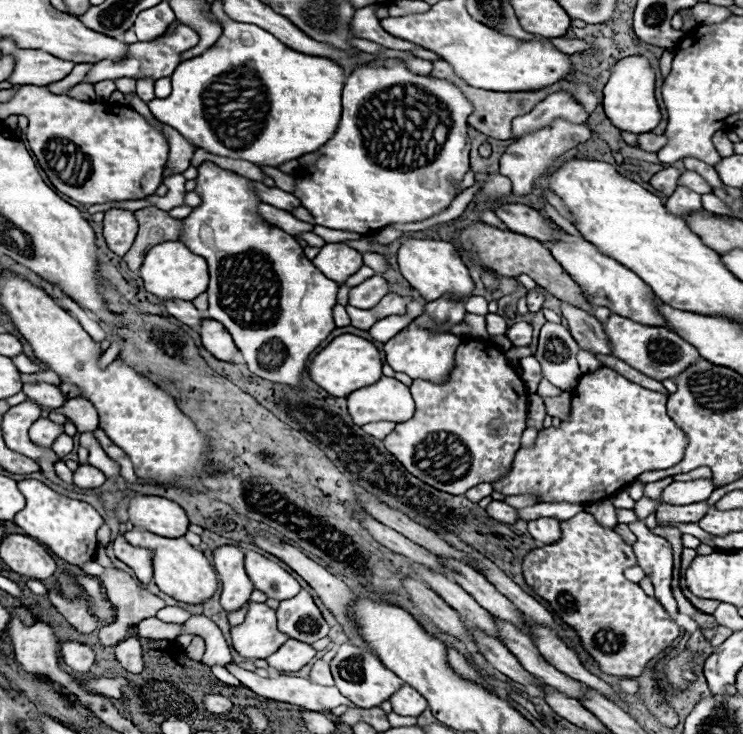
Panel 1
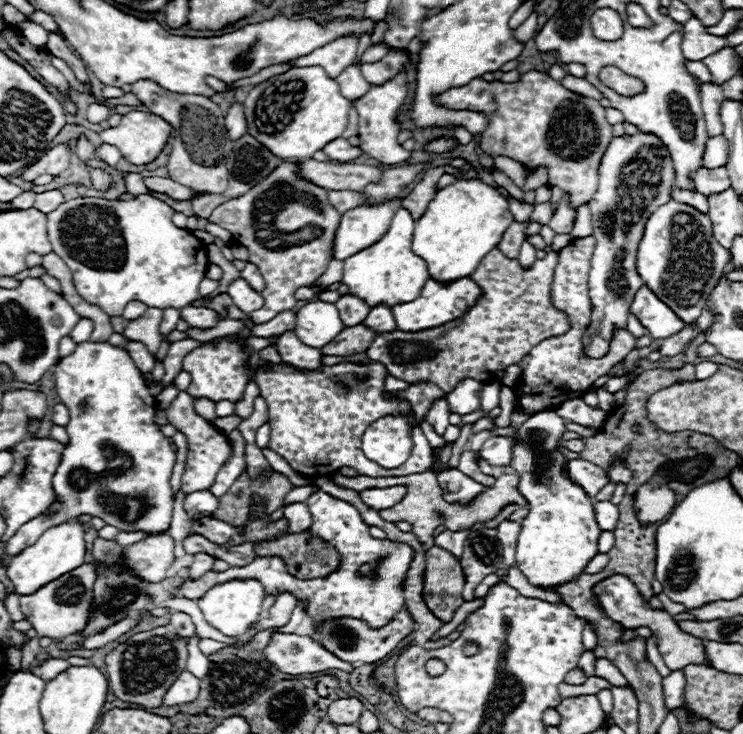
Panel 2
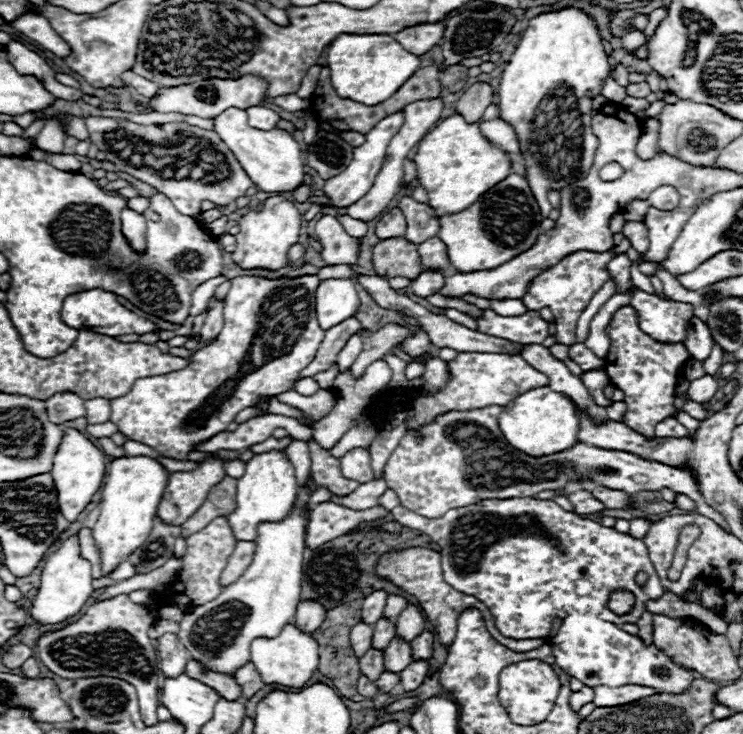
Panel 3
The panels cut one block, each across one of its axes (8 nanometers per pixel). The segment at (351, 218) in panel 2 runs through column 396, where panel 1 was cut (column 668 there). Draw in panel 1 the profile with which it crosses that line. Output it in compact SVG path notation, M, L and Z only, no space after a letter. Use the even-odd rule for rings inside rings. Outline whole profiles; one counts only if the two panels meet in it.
M678 186L674 190L674 194L666 200L666 206L672 214L678 214L680 218L684 214L690 214L690 212L698 212L702 210L702 204L700 204L700 194L684 188L684 186Z

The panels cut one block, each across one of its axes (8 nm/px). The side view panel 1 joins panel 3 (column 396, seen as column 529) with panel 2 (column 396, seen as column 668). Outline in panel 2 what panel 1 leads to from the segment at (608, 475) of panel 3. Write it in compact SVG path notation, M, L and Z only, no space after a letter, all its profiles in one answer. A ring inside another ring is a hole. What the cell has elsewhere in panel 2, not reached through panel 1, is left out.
M388 416L376 420L362 438L362 450L382 468L398 468L404 464L412 450L408 418Z

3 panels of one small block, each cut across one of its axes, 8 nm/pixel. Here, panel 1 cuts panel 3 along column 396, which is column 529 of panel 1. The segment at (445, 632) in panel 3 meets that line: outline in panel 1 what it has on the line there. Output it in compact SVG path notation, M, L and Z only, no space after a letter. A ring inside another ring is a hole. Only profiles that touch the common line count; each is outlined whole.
M580 512L576 514L576 518L562 522L562 540L530 550L522 562L522 574L526 584L534 588L534 592L552 606L554 614L564 624L576 630L584 650L600 666L600 670L604 674L620 678L638 678L646 662L664 648L668 648L672 640L678 636L678 624L672 622L672 618L660 606L660 602L656 598L648 598L638 584L626 580L624 570L636 564L638 562L632 546L628 546L624 538L618 532L614 532L614 528L604 528L602 524L598 524L596 518L588 512Z

